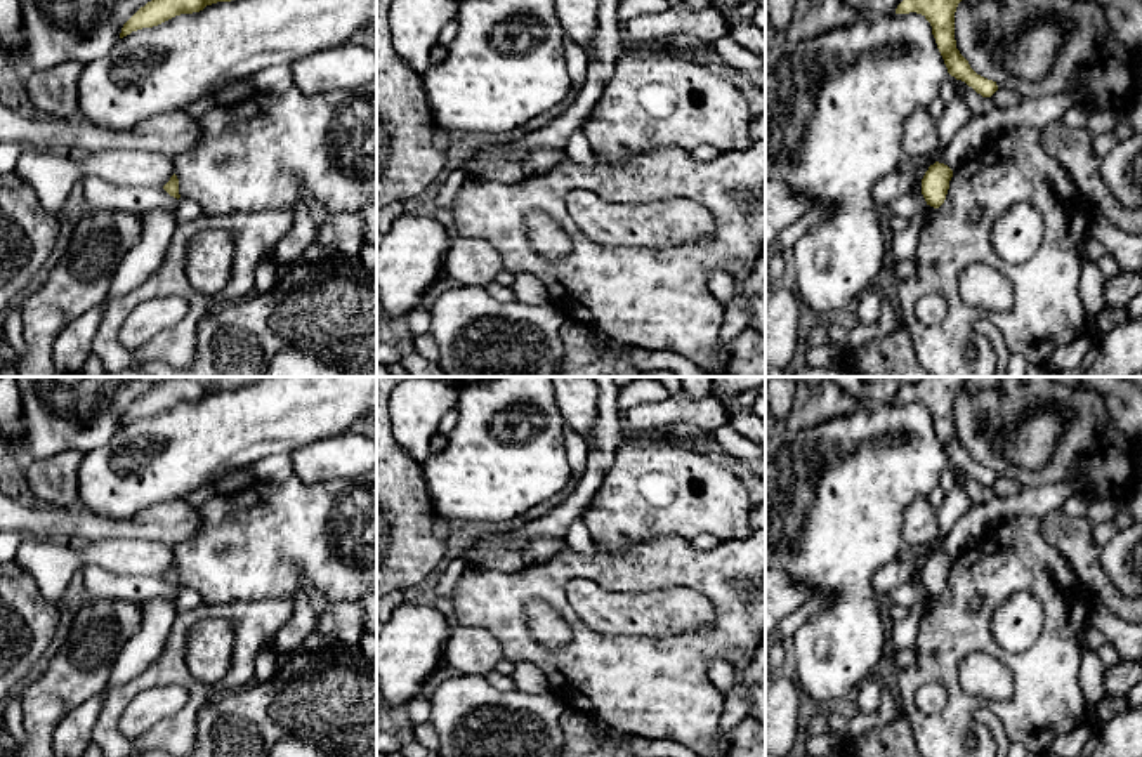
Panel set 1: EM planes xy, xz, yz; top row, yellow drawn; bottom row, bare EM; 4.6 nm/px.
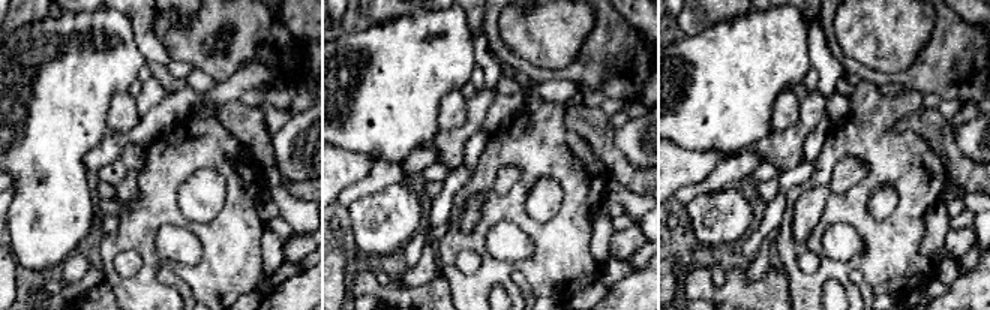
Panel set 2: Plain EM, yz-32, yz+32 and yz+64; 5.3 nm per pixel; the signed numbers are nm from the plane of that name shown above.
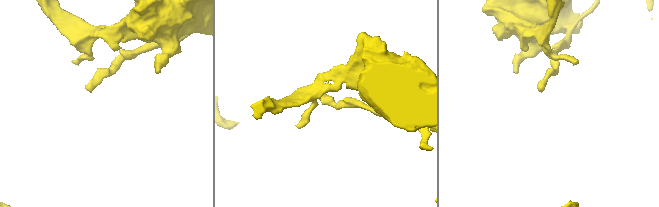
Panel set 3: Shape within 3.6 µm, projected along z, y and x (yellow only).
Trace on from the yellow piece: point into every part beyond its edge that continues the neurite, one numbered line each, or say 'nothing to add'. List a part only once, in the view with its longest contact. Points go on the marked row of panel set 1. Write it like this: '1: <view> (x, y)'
nothing to add

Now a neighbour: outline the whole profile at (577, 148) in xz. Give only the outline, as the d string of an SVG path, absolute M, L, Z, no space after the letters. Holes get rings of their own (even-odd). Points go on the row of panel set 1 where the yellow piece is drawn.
M576 128L564 148L566 158L571 161L576 161L587 168L595 168L597 167L597 156L590 149L581 128Z

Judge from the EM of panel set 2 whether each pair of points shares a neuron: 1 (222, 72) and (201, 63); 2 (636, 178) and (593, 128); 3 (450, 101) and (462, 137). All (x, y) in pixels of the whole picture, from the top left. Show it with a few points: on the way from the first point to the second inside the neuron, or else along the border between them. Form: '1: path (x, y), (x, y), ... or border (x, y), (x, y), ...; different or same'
1: path (218, 68), (206, 63); same
2: path (623, 168), (605, 150), (600, 141); same
3: border (467, 99), (467, 120), (456, 128), (441, 132); different

